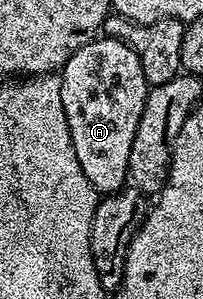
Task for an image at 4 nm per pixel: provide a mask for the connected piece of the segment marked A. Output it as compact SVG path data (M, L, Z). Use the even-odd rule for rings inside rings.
M97 36L66 60L58 77L74 156L78 156L86 180L97 192L113 194L129 181L130 147L150 89L142 64L138 64L138 56L124 42Z

